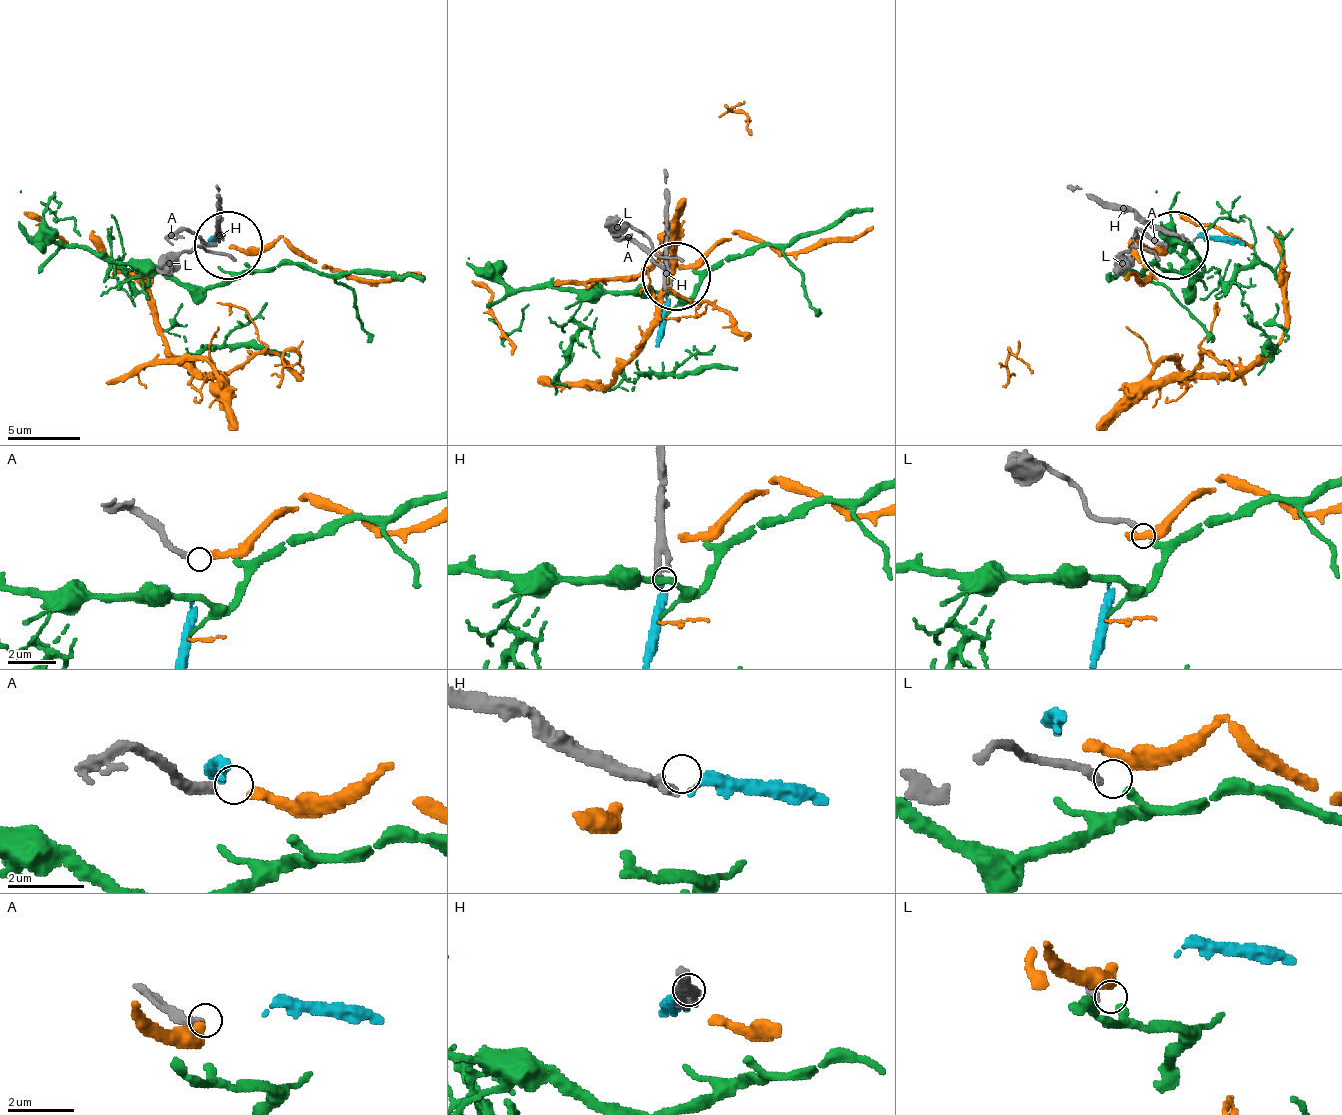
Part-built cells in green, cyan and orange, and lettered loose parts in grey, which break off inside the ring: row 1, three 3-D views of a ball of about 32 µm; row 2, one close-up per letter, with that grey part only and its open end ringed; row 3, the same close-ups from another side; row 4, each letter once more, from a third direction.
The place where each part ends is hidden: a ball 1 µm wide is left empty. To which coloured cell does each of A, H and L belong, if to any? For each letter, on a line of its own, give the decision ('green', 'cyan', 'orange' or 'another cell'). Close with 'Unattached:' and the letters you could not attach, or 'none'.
A: orange
H: cyan
L: green
Unattached: none

